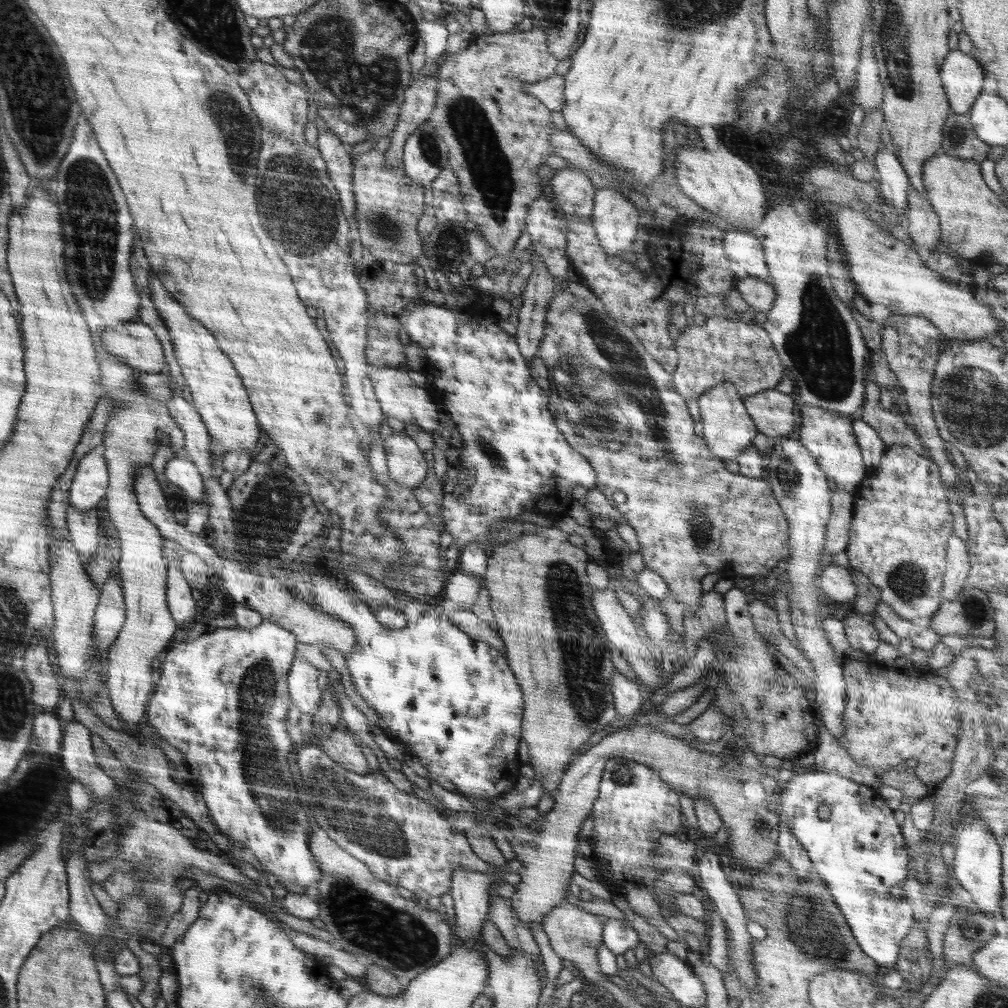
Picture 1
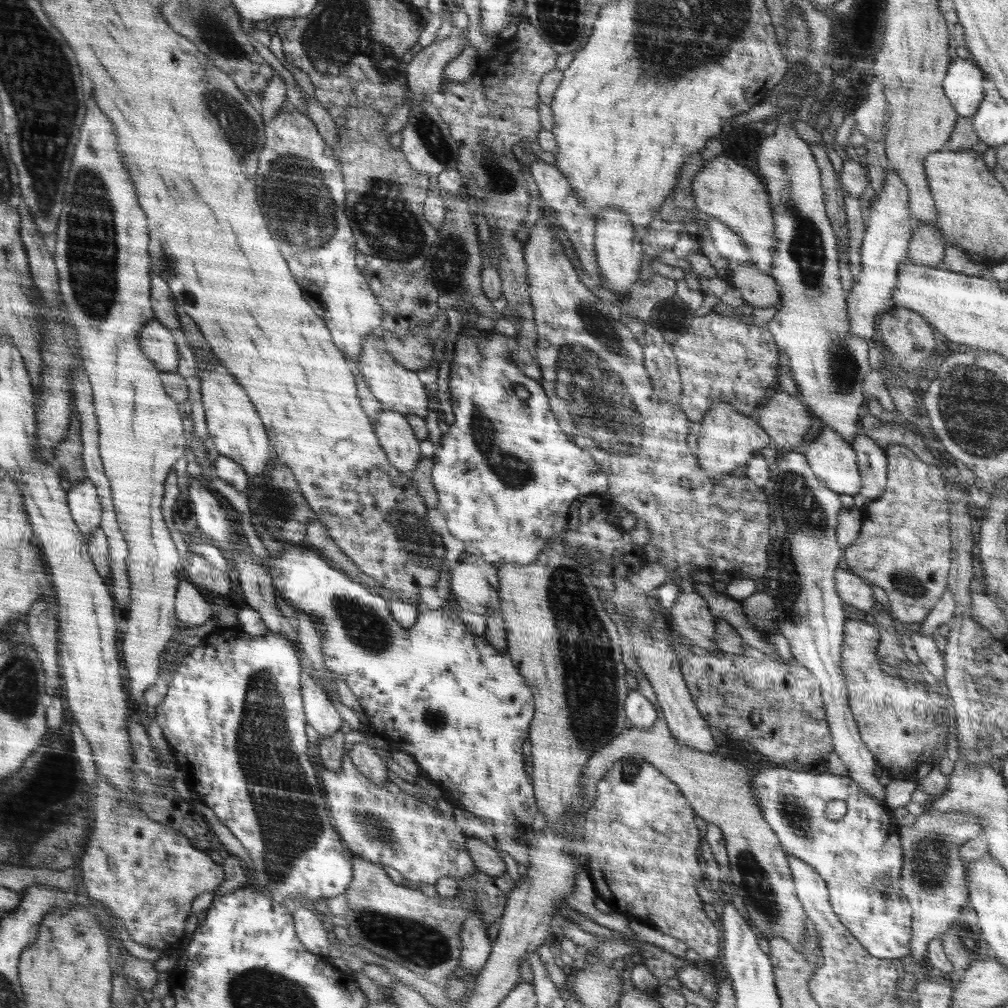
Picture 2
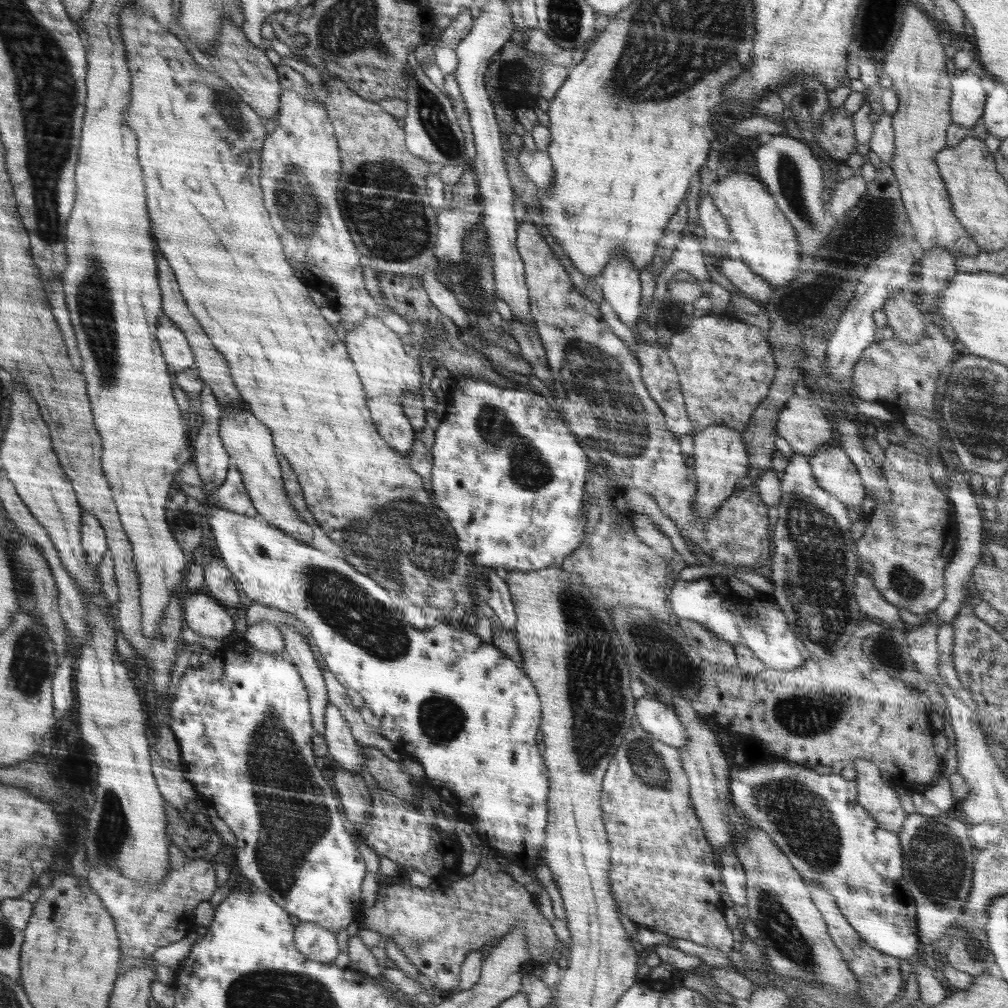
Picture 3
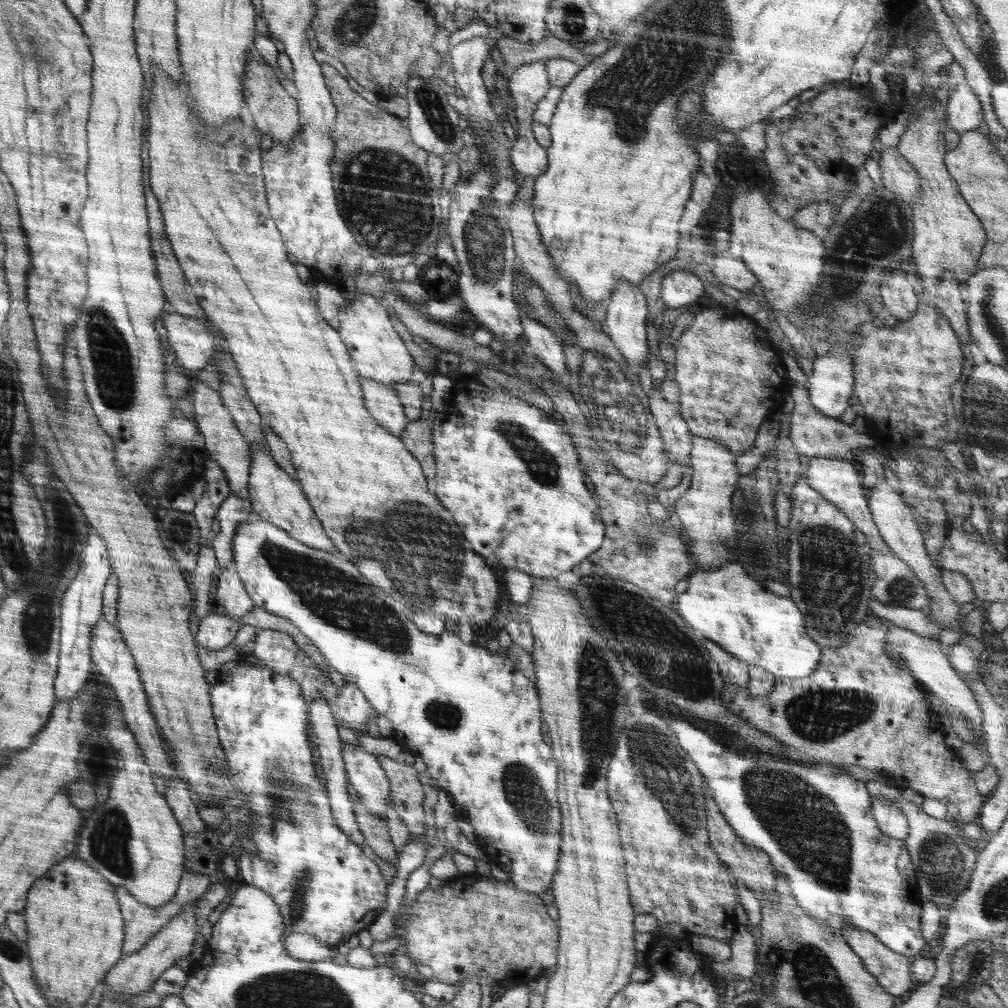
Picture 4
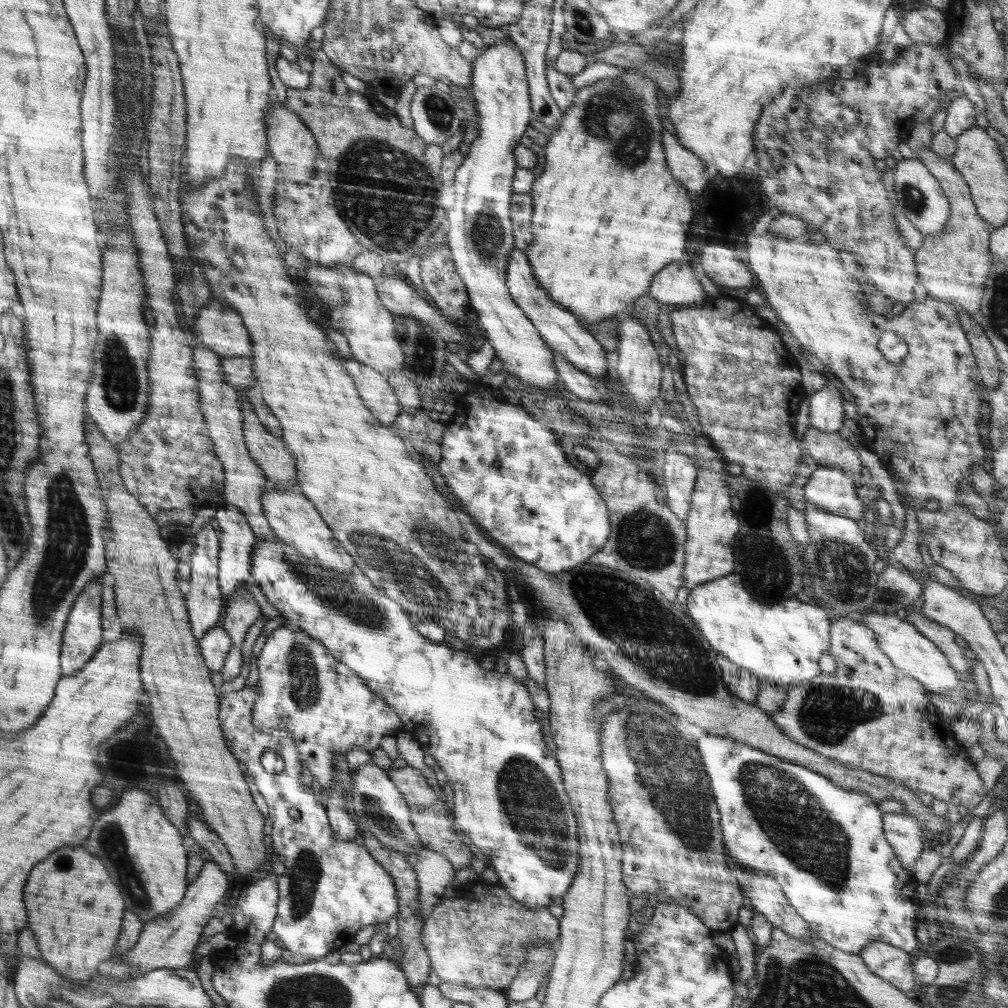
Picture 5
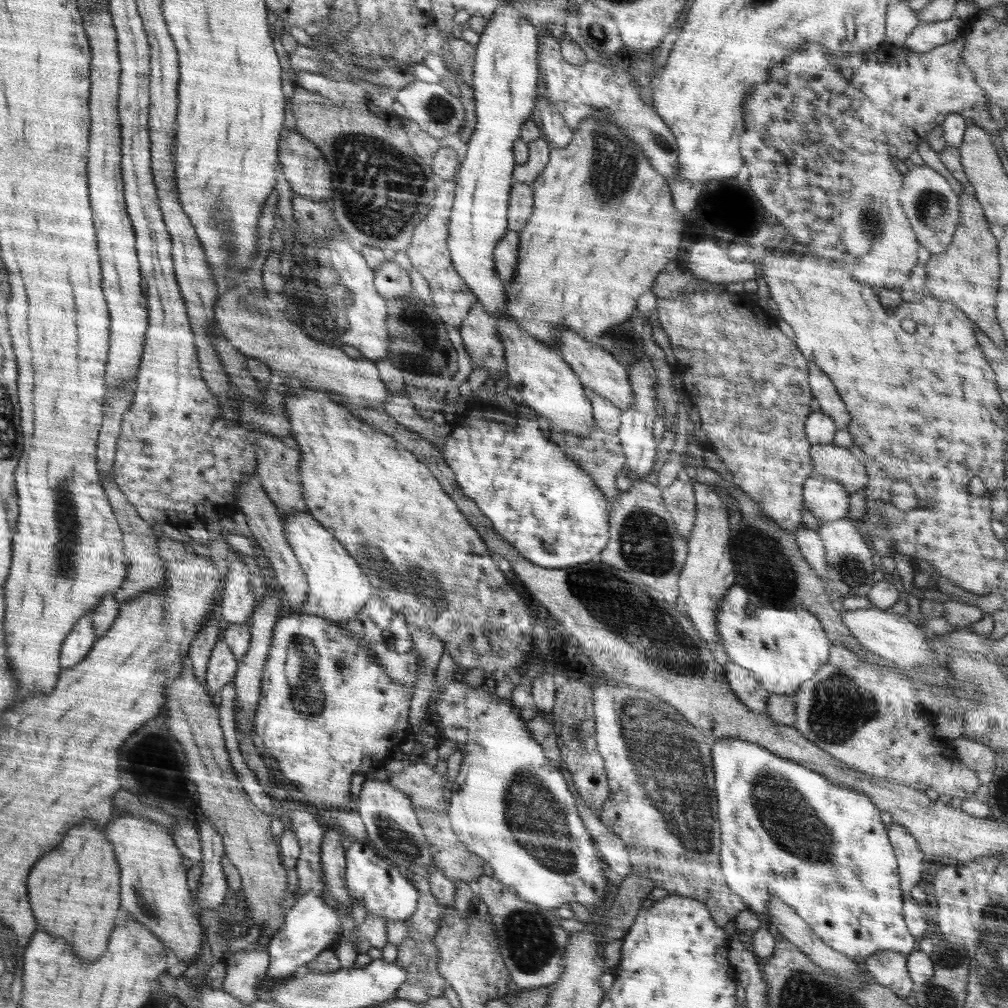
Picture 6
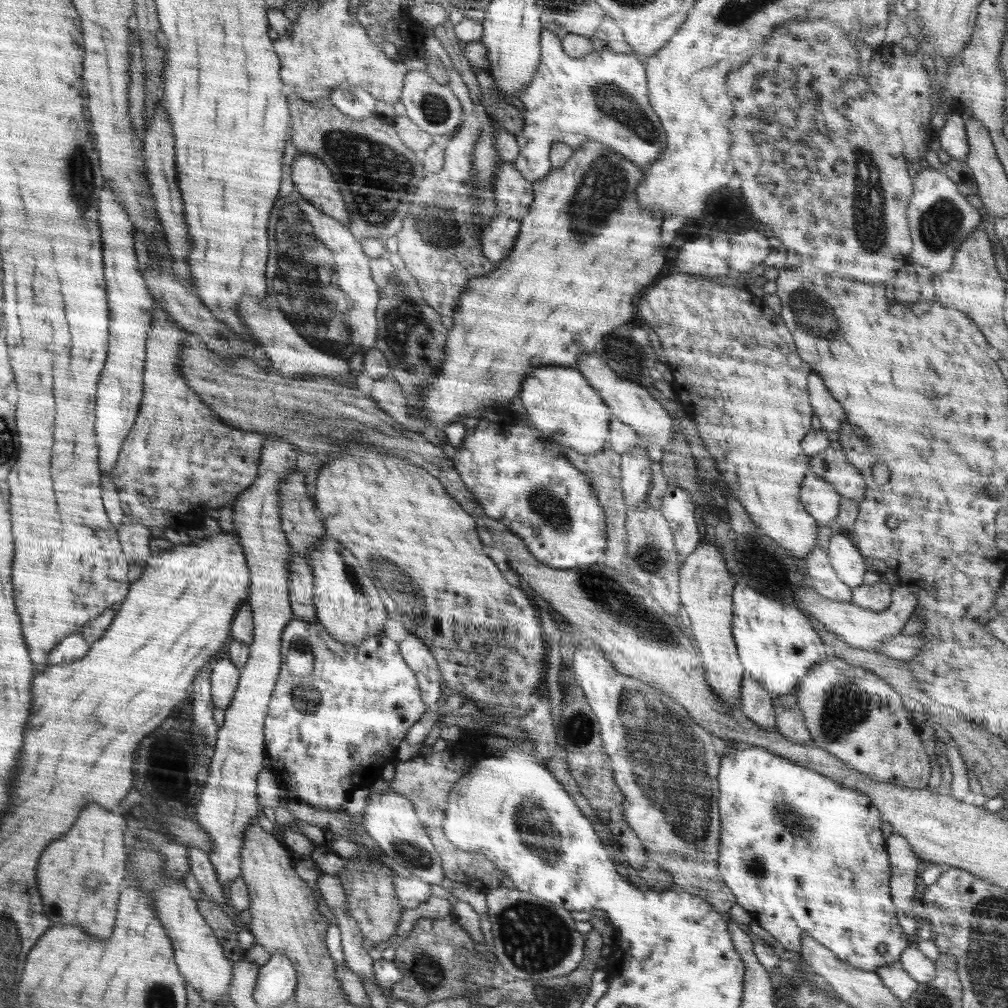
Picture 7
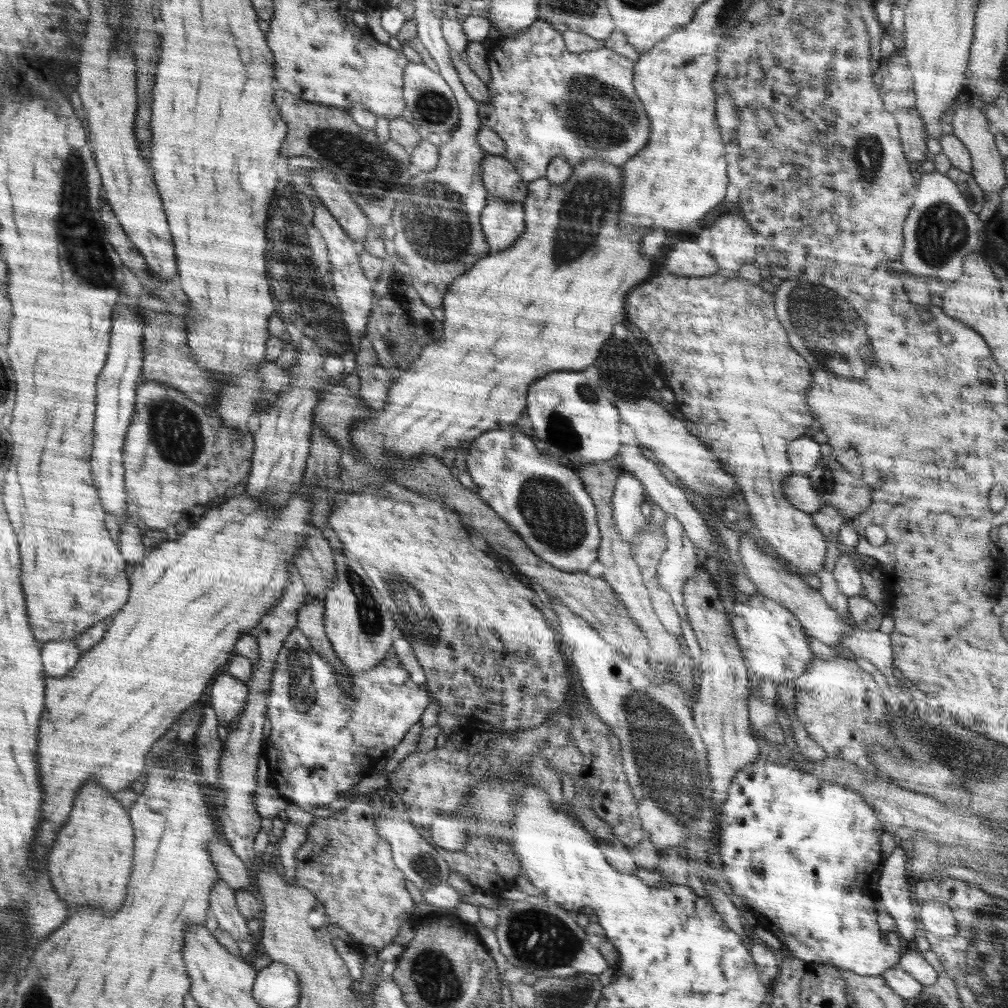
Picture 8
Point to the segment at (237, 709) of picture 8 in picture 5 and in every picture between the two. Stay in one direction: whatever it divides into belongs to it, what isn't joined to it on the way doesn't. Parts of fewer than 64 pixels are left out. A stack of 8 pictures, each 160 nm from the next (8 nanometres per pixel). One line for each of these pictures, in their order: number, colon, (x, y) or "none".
5: (216, 643)
6: (222, 665)
7: (225, 675)

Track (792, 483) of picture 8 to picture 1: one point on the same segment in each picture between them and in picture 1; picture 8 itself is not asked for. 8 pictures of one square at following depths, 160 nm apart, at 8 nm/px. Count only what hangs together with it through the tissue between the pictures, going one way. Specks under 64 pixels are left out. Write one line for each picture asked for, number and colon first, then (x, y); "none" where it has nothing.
1: (828, 436)
2: (833, 462)
3: (834, 472)
4: (839, 481)
5: (830, 488)
6: (825, 497)
7: (820, 498)

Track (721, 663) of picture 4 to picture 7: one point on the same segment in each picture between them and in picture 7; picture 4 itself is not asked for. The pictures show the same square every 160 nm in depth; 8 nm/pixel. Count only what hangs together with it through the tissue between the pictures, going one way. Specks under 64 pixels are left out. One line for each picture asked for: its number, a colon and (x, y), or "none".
5: (743, 683)
6: (744, 684)
7: (756, 703)

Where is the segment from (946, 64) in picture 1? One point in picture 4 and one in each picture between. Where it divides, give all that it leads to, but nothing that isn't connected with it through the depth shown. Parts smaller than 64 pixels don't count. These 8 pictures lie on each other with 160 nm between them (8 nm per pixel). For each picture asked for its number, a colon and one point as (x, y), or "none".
2: (962, 84)
3: (967, 104)
4: (964, 112)

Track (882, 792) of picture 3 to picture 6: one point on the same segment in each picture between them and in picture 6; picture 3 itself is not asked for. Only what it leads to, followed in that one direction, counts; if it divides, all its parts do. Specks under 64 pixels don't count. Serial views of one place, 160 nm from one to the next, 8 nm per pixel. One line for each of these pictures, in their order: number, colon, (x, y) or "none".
4: (891, 821)
5: (905, 836)
6: (912, 867)

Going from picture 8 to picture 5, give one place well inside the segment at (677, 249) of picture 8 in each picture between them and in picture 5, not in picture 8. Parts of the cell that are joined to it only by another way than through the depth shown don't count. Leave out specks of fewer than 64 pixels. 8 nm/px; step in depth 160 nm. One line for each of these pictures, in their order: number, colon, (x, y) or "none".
5: (721, 264)
6: (706, 260)
7: (697, 257)

